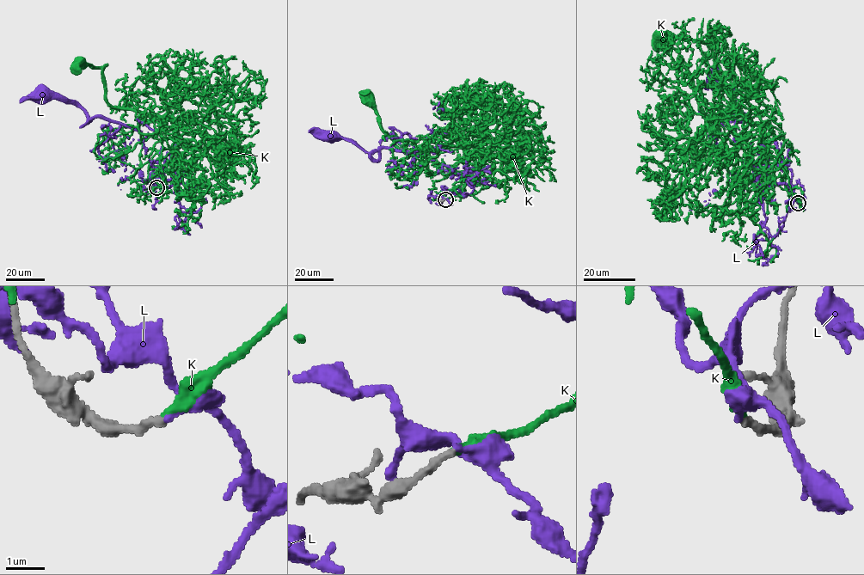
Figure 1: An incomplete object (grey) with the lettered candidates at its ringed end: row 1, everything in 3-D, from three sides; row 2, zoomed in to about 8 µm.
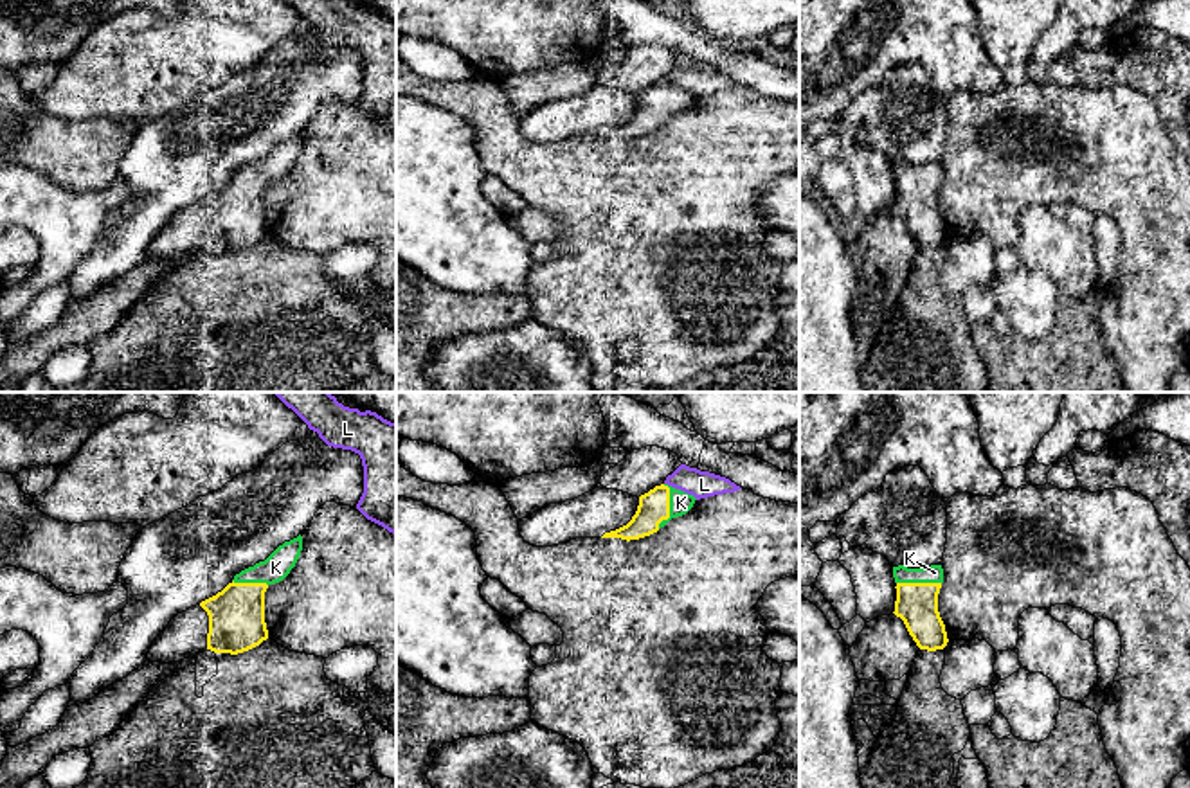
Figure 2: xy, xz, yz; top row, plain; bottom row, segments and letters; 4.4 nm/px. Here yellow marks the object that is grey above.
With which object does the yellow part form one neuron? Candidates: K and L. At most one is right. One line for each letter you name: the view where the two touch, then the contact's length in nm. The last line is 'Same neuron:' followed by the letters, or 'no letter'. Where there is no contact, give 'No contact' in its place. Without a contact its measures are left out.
K: Touches yellow in xz. Shared border 200 nm
Same neuron: K

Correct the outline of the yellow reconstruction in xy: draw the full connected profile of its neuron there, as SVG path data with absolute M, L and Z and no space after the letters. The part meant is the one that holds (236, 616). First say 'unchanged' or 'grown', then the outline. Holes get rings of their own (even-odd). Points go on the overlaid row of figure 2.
grown; M302 536L279 545L265 561L234 576L216 595L200 603L209 615L207 649L238 655L268 639L265 592L283 581L302 551Z

